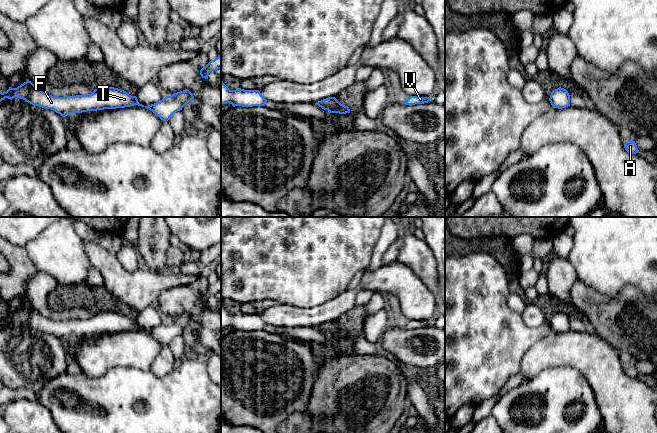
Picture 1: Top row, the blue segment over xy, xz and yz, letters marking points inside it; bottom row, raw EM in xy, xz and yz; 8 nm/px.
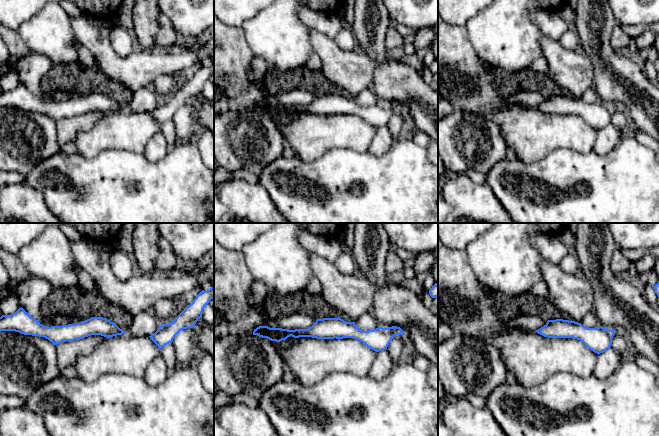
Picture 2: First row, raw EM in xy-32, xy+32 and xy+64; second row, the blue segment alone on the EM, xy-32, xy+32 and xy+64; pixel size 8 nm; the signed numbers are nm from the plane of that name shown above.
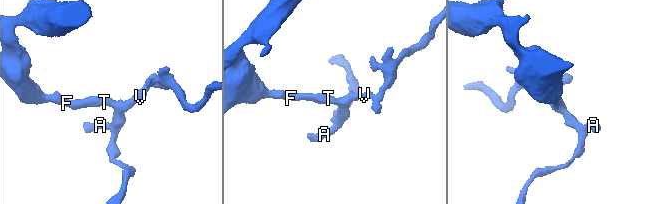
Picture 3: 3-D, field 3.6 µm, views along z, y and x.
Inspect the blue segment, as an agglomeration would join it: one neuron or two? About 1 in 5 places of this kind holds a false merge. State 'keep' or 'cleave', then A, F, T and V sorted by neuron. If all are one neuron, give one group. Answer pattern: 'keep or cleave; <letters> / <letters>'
keep; A F T V

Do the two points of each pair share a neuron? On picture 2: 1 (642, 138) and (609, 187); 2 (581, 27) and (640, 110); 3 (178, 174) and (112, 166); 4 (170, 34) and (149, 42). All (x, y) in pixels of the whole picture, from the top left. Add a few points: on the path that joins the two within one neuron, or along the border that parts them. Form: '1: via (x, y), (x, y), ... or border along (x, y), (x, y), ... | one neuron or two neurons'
1: border along (629, 131), (640, 143), (648, 147) | two neurons
2: via (596, 48), (609, 67), (626, 86), (626, 89) | one neuron
3: via (162, 174), (128, 174) | one neuron
4: border along (161, 26), (156, 38), (159, 48) | two neurons

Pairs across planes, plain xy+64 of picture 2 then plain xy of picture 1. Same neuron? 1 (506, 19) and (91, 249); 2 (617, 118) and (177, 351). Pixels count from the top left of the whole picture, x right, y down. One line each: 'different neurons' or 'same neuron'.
1: different neurons
2: same neuron

